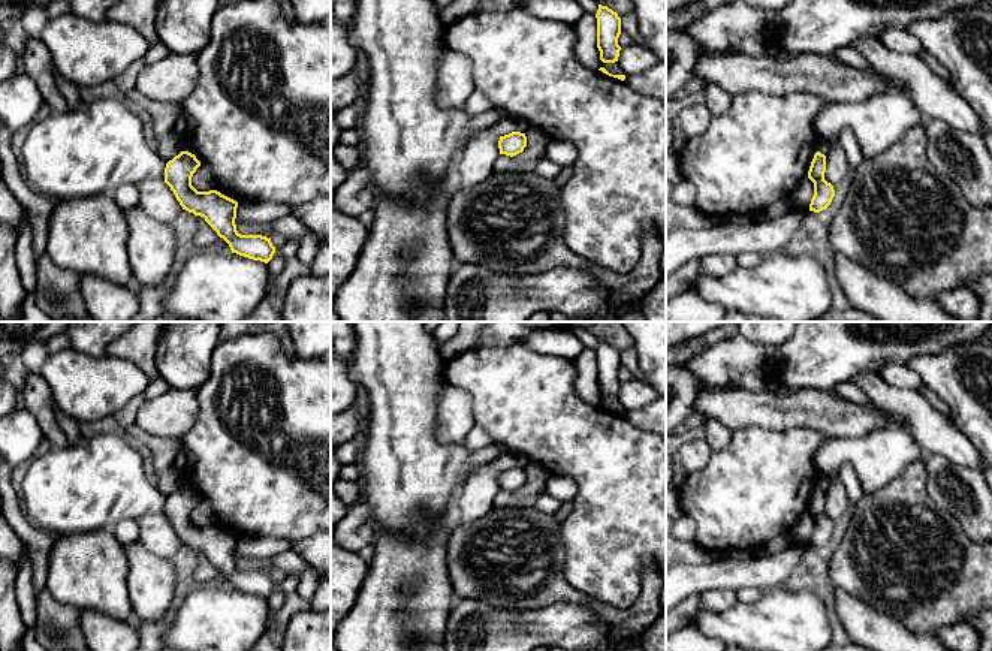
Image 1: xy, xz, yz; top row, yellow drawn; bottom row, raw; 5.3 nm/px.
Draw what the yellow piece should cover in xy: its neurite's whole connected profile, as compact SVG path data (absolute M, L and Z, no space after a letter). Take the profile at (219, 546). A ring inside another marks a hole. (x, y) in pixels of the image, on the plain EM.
M181 486L165 503L165 518L174 527L183 545L200 551L223 573L232 588L268 599L275 582L271 573L262 570L241 570L236 566L235 554L238 537L217 525L198 527L192 521L192 512L200 497L195 489Z

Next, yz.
M817 486L808 506L808 513L814 518L814 531L809 539L809 546L814 548L826 545L835 531L833 521L824 515L824 507L826 491Z

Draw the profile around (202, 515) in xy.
M200 498L196 507L192 512L192 521L198 527L209 527L214 525L214 513L208 500Z

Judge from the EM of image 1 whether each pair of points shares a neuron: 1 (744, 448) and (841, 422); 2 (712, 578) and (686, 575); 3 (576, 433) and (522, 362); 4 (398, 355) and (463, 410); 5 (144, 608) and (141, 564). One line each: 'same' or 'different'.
1: different
2: same
3: same
4: different
5: same

